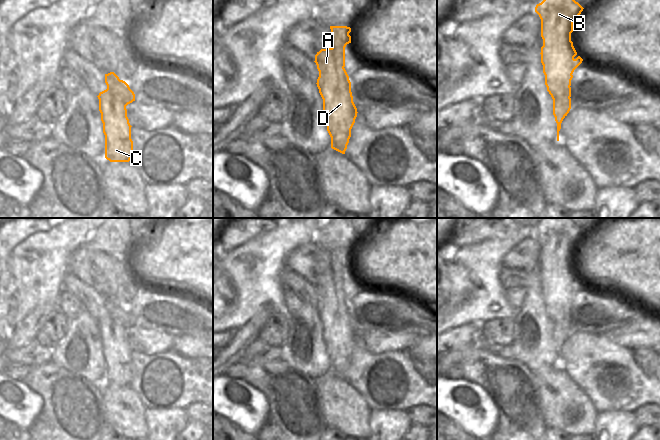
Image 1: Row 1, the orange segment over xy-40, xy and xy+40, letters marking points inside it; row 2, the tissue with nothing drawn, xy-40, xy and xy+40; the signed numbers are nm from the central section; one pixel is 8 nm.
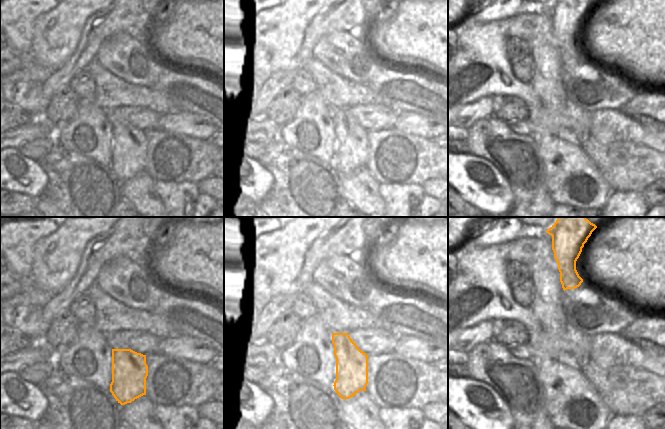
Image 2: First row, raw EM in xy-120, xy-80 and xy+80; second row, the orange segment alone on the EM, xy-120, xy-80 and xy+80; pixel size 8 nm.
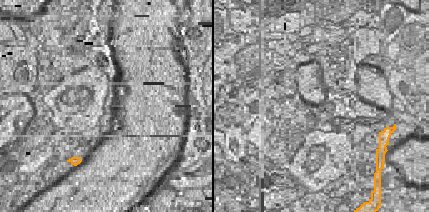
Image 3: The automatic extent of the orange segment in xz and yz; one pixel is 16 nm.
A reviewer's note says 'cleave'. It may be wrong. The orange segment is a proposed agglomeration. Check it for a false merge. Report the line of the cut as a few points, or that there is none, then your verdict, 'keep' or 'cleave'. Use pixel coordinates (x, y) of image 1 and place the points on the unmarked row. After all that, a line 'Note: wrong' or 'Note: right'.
no cut | keep
Note: wrong

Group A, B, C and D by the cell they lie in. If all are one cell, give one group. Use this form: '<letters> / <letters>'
A B C D

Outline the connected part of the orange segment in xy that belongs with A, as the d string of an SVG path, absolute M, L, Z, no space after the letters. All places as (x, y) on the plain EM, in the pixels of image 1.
M330 250L331 272L321 273L315 279L319 295L317 311L323 323L323 339L331 361L331 372L345 378L351 353L357 341L351 306L345 294L345 271L351 267L351 252Z

